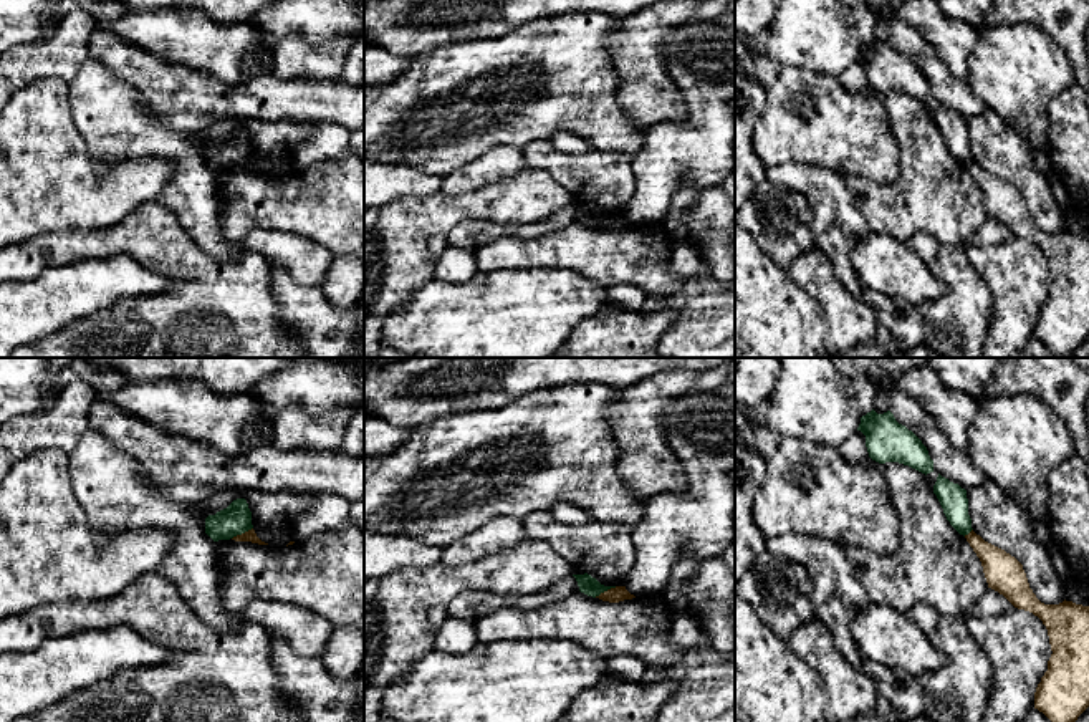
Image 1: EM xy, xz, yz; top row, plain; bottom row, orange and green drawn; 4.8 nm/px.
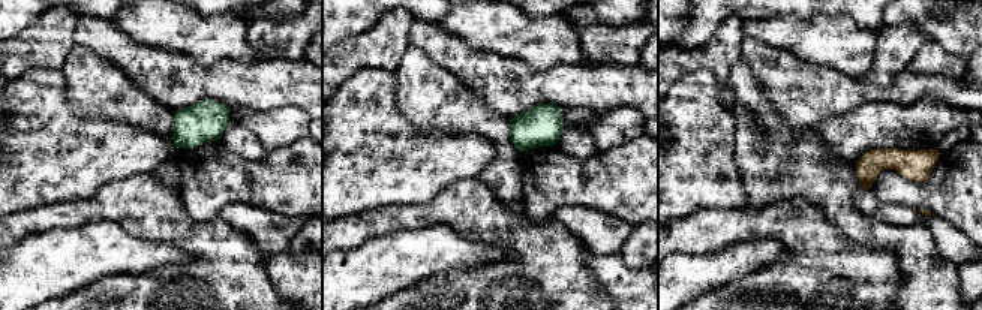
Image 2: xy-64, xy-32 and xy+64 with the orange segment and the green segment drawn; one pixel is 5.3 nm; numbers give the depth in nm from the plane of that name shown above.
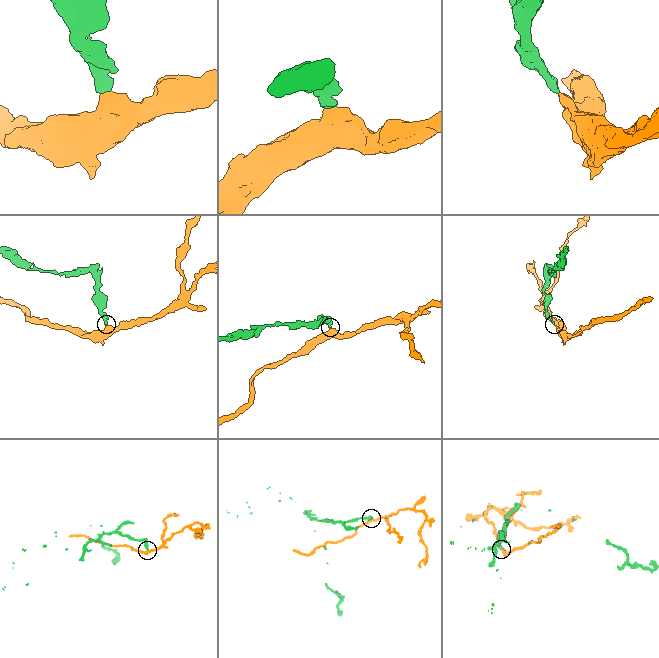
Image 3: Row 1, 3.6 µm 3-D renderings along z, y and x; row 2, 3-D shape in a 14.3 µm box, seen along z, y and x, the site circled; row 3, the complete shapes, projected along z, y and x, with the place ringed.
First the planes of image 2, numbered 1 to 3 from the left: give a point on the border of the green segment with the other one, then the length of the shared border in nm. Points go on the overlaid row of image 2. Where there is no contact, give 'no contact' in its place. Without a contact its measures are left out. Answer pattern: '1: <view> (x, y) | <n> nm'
1: no contact
2: no contact
3: no contact

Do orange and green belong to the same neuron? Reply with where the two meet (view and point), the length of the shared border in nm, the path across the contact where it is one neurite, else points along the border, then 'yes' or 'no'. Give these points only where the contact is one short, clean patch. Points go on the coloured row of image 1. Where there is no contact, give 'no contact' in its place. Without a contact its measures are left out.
meets orange in xy at (242, 534); contact 120 nm long; border along xy (252, 527), (232, 539); no

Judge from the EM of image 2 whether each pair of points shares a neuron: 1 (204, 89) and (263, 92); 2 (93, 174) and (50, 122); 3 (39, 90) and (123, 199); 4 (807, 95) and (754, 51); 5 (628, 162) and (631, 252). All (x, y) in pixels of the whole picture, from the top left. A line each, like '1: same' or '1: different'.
1: same
2: same
3: different
4: same
5: different

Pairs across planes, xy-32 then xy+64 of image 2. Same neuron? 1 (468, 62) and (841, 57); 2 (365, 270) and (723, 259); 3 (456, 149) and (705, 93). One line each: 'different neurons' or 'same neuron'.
1: different neurons
2: same neuron
3: same neuron

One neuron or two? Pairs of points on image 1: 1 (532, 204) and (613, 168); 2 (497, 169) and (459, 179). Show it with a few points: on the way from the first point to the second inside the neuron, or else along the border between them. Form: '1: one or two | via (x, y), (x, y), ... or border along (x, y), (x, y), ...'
1: two | border along (533, 166), (543, 168), (573, 196), (575, 202)
2: one | via (487, 169), (469, 176)

